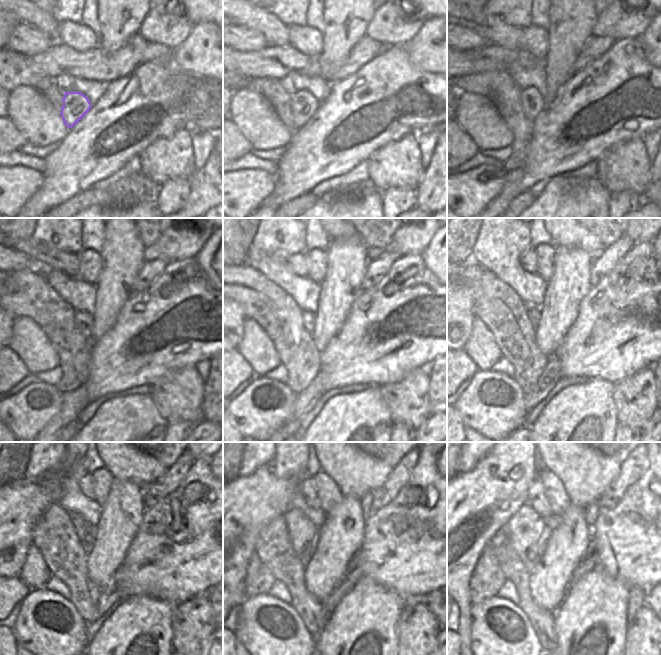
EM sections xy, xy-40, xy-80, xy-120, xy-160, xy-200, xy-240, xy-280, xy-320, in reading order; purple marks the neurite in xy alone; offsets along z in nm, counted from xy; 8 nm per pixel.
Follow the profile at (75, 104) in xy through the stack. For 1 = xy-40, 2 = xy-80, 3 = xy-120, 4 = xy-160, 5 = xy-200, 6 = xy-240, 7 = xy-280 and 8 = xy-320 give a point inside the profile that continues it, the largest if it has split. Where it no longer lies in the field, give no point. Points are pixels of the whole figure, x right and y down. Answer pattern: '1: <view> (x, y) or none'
1: xy-40 (303, 104)
2: xy-80 (532, 101)
3: xy-120 (83, 320)
4: xy-160 (308, 317)
5: xy-200 (533, 313)
6: xy-240 (87, 531)
7: xy-280 (293, 516)
8: xy-320 (535, 524)

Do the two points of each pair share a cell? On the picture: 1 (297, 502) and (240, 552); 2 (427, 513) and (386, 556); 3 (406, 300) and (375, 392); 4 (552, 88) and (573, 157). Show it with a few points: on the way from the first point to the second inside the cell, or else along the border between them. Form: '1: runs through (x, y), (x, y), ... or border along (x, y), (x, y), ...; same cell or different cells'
1: border along (298, 489), (291, 499), (290, 507); different cells
2: runs through (418, 524), (397, 545); same cell
3: border along (373, 385), (380, 386); different cells
4: border along (569, 77), (557, 91), (556, 96), (545, 106); different cells

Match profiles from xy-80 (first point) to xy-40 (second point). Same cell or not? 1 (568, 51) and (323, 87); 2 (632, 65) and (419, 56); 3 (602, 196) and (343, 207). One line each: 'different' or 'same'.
1: different
2: different
3: same

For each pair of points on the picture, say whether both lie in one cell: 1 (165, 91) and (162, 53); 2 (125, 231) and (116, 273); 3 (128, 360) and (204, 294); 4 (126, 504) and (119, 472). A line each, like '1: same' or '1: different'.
1: different
2: same
3: same
4: different

